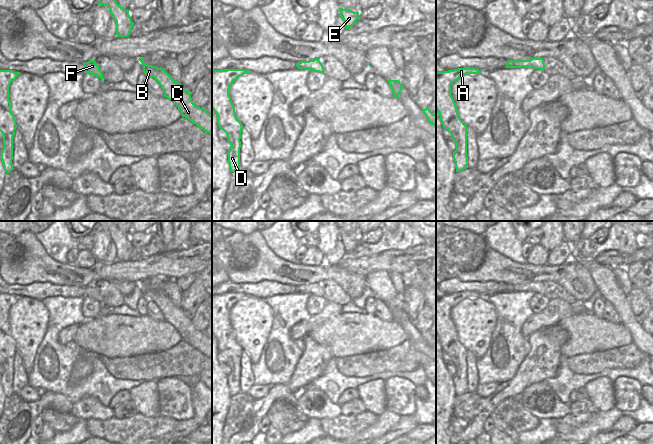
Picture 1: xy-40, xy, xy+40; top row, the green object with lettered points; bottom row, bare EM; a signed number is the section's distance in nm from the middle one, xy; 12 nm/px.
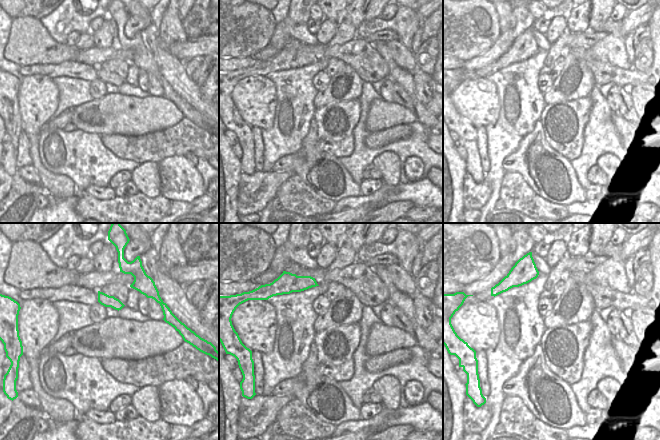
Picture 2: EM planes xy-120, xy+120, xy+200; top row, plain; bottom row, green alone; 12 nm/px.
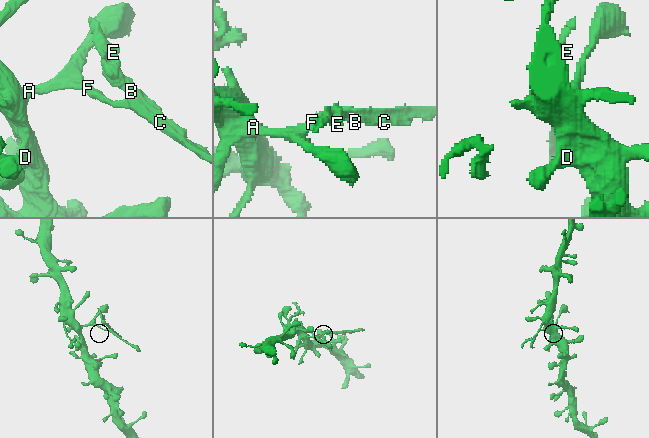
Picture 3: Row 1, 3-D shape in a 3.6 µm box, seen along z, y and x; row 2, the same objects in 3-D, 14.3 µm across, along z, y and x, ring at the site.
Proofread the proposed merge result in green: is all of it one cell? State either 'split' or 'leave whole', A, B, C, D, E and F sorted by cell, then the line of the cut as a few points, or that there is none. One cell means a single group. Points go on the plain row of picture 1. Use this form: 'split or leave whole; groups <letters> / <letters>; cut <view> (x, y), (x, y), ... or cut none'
split; groups A D / B C E F; cut xy+40 (528, 284), (523, 287), (523, 290)

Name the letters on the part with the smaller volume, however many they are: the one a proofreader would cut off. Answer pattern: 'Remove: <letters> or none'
Remove: B, C, E, F

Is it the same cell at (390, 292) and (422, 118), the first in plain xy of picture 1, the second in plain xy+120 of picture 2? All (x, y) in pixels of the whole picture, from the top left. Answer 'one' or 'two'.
one

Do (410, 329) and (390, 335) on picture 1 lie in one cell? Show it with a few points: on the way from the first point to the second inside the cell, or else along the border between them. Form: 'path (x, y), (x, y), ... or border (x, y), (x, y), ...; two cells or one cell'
border (397, 322), (408, 339); two cells

